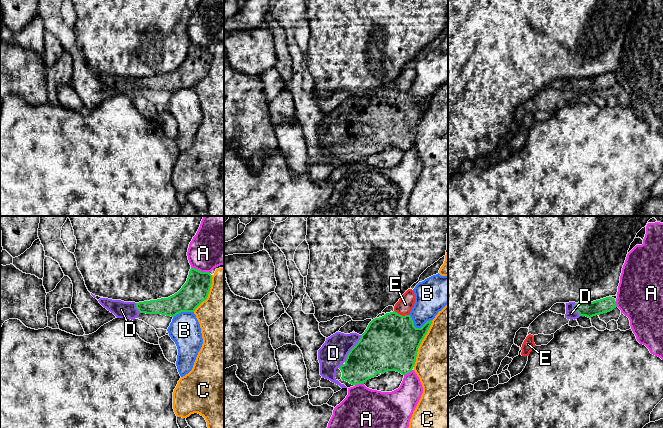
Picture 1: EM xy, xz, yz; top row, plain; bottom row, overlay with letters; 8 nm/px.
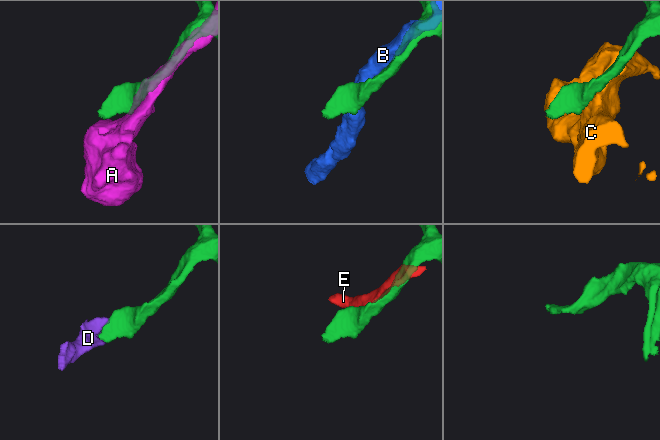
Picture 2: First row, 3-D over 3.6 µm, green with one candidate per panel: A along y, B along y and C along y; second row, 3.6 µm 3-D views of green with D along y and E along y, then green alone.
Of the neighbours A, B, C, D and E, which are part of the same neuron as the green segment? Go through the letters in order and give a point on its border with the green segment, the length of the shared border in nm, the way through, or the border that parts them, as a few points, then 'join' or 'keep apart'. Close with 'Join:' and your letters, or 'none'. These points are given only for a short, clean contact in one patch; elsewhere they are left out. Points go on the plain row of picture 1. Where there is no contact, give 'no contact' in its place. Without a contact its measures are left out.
A: xy (200, 47) | 160 nm | keep apart
B: xz (417, 104) | 190 nm | keep apart
C: xz (420, 119) | 400 nm | keep apart
D: xz (352, 124) | 260 nm | across xz (383, 123), (352, 124), (338, 124), (333, 129) | join
E: xz (401, 91) | 130 nm | keep apart
Join: D

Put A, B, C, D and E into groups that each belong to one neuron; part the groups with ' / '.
A / B / C / D / E

